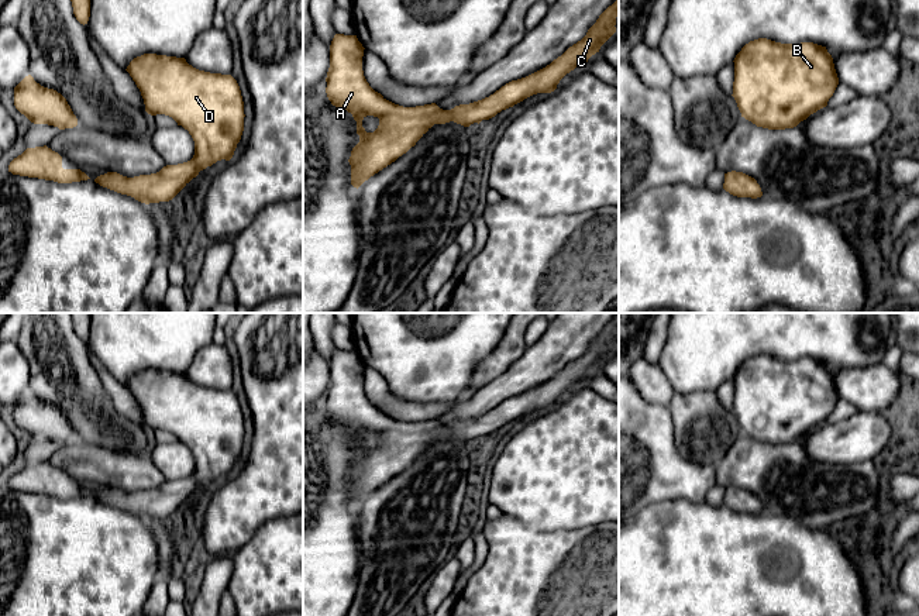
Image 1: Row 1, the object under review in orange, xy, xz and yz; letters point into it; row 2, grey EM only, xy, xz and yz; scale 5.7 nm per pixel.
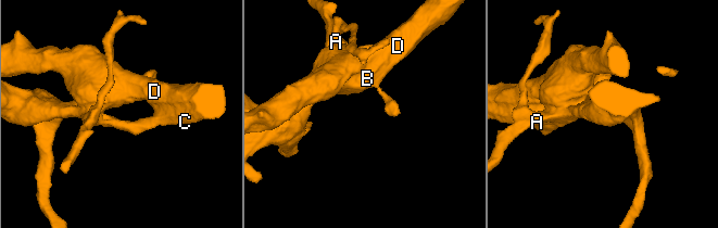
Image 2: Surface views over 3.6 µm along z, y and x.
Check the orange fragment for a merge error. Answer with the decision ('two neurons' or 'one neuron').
one neuron

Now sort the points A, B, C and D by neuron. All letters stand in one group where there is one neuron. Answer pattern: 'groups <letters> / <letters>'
groups A B C D

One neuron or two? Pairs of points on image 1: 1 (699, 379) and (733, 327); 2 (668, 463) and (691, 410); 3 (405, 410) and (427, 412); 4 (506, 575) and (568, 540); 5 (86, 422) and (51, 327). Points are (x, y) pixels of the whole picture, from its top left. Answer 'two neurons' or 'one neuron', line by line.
1: one neuron
2: two neurons
3: one neuron
4: one neuron
5: one neuron

